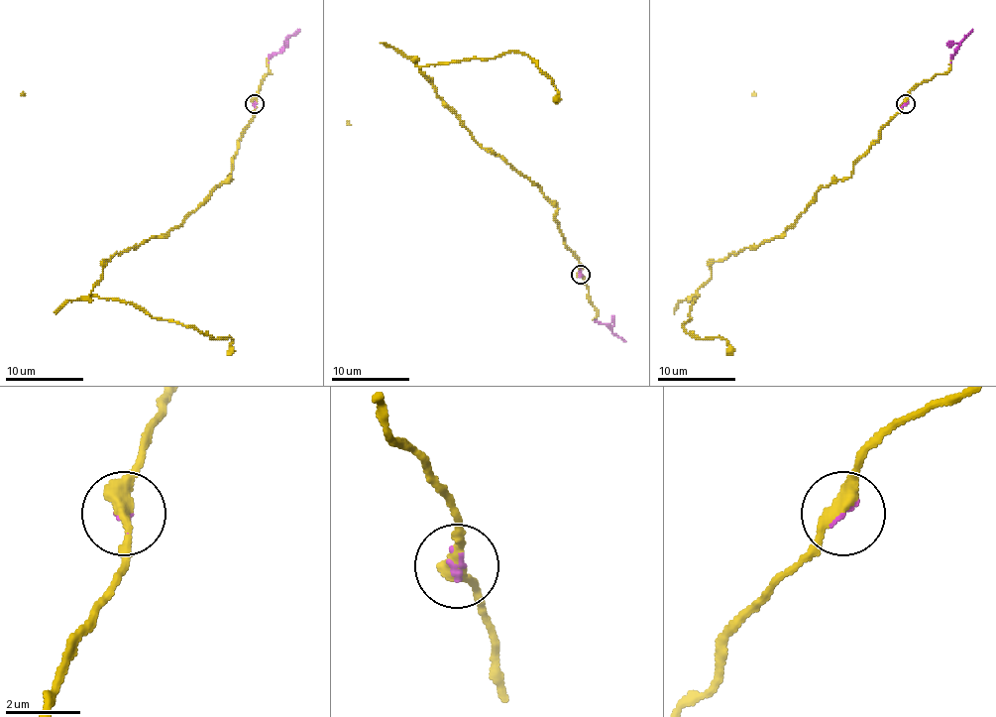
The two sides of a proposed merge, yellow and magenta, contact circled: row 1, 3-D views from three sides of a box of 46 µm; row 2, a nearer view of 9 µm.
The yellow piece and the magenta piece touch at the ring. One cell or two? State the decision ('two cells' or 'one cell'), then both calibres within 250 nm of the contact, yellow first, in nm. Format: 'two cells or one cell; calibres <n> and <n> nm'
one cell; calibres 360 and 110 nm

